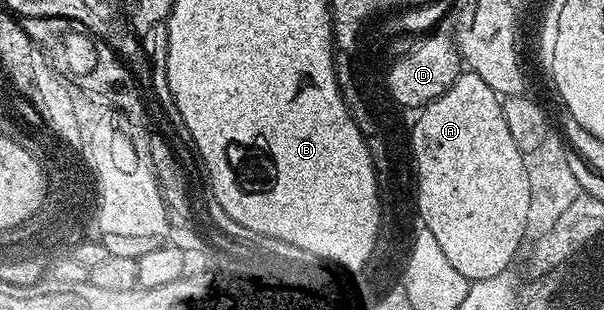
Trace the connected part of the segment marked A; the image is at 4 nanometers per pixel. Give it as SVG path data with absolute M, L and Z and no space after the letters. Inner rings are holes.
M465 70L442 96L435 98L420 109L419 115L411 124L417 130L417 160L421 160L421 213L425 215L425 220L429 220L431 234L435 242L439 242L443 254L447 254L447 262L451 262L451 266L455 266L459 274L463 274L471 281L489 279L506 271L510 267L508 264L516 258L517 251L519 251L518 256L522 251L521 239L524 241L527 236L526 226L531 206L531 189L528 185L527 171L524 169L524 155L519 150L519 146L515 146L507 130L507 122L503 119L501 105L502 101L497 93L491 90L491 86L487 86L487 82L483 82L483 78L479 78L474 72Z

